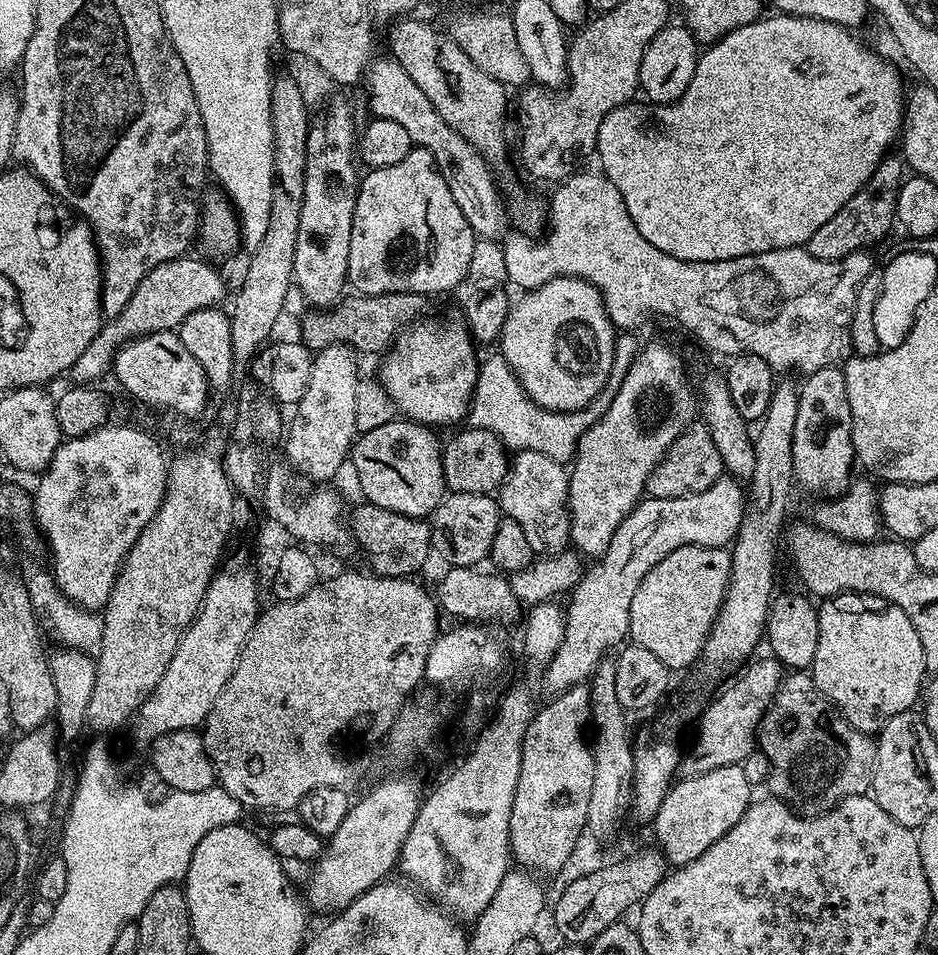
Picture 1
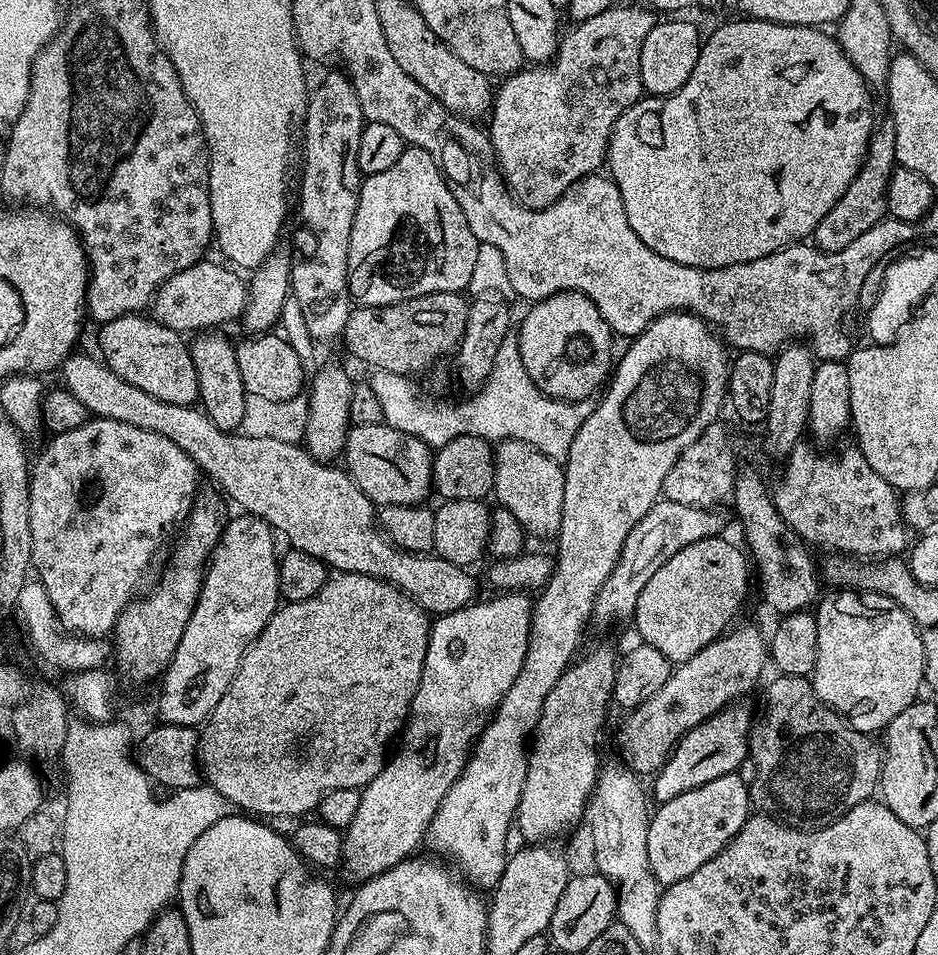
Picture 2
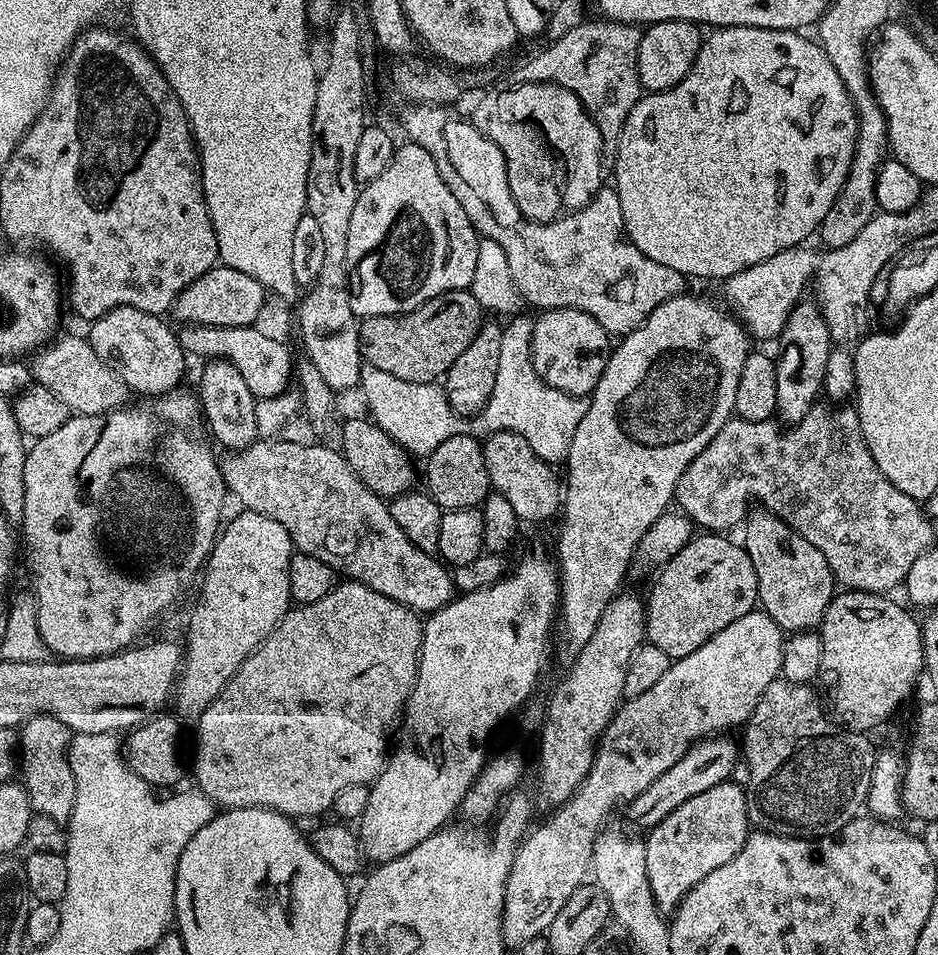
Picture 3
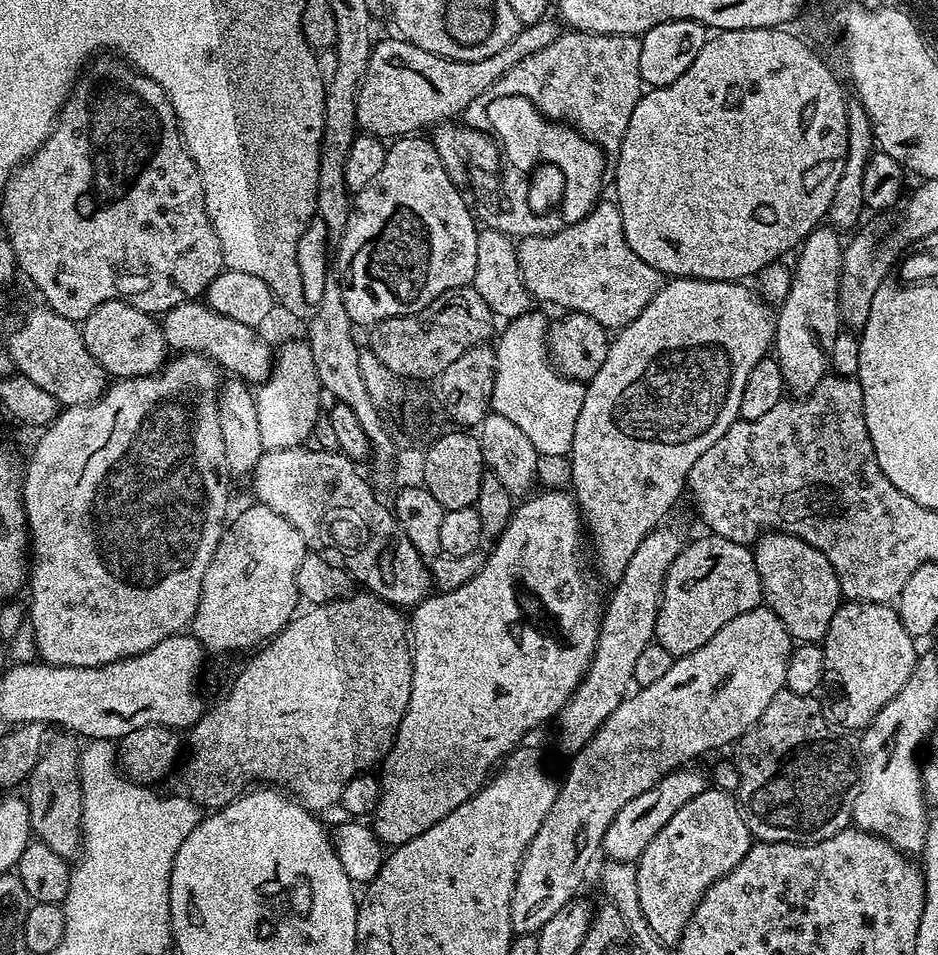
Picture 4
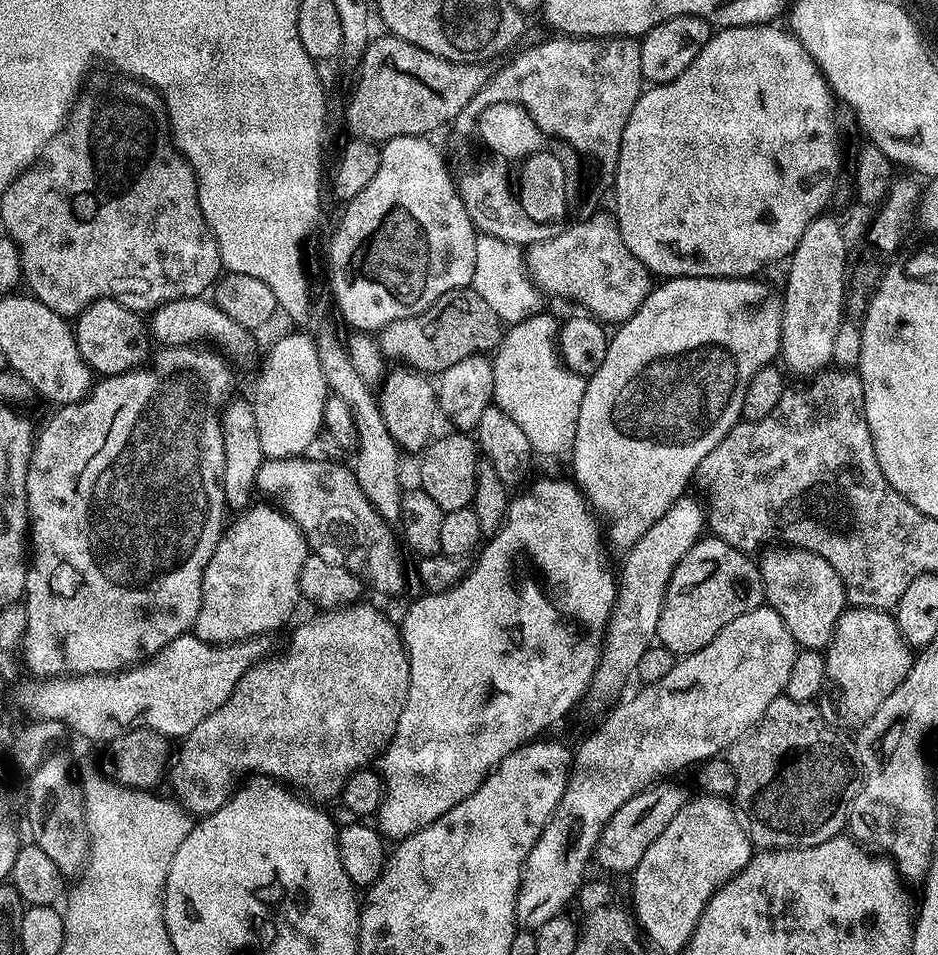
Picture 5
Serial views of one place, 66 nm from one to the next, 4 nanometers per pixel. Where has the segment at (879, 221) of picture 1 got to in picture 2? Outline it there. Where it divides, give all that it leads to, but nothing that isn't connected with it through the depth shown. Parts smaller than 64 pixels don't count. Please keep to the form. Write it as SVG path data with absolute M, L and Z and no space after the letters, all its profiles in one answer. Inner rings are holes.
M884 122L881 128L880 125L873 127L868 152L854 182L850 182L850 186L846 186L846 194L834 202L834 210L830 210L830 214L818 222L814 233L815 247L824 252L841 252L850 246L850 242L854 242L854 238L866 234L870 226L885 219L888 216L888 183L897 166L894 130L891 123Z

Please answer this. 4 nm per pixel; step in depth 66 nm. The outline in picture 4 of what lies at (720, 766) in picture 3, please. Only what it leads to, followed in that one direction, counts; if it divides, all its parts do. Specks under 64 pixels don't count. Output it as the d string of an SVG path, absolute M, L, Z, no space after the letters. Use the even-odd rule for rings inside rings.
M685 766L666 774L654 786L650 786L650 790L638 794L638 798L630 798L630 802L626 802L626 806L622 806L622 810L618 810L614 822L610 822L604 835L603 855L608 855L607 859L612 862L639 860L646 850L646 846L650 846L650 842L654 842L654 834L658 834L658 830L662 830L662 826L666 826L666 822L670 822L670 818L674 818L674 814L678 814L678 810L682 810L682 806L686 806L686 802L690 802L695 796L702 794L705 787L705 773L703 776L696 766Z

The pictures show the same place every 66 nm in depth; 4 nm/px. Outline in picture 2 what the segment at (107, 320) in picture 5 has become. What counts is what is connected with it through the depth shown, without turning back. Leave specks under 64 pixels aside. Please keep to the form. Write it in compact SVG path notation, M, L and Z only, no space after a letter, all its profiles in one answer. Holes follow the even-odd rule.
M144 314L119 316L103 325L99 331L99 355L118 378L125 379L131 386L144 390L162 402L192 406L199 401L198 374L194 370L189 345L181 333L162 326Z

